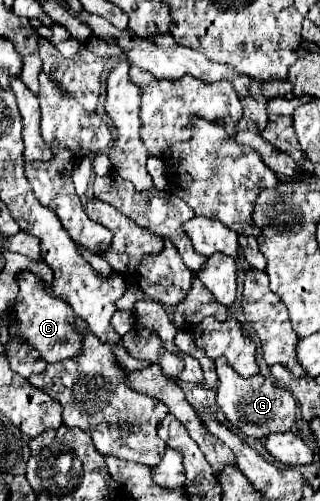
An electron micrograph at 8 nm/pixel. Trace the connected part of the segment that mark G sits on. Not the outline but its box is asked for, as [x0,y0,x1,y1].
[215,357,297,439]

